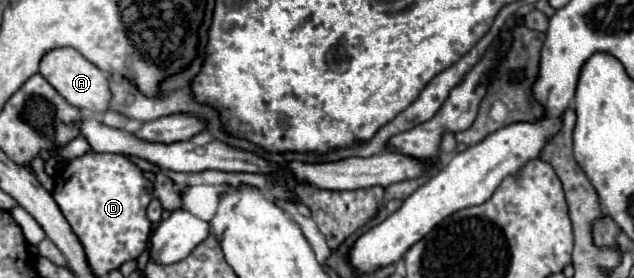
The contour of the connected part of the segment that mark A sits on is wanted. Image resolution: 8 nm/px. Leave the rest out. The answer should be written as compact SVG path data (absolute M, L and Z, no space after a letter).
M59 47L51 49L49 53L43 55L39 63L39 73L75 107L79 109L89 109L93 113L103 113L107 111L107 103L111 99L109 93L109 83L101 69L97 69L93 63L89 63L77 49L73 47Z

